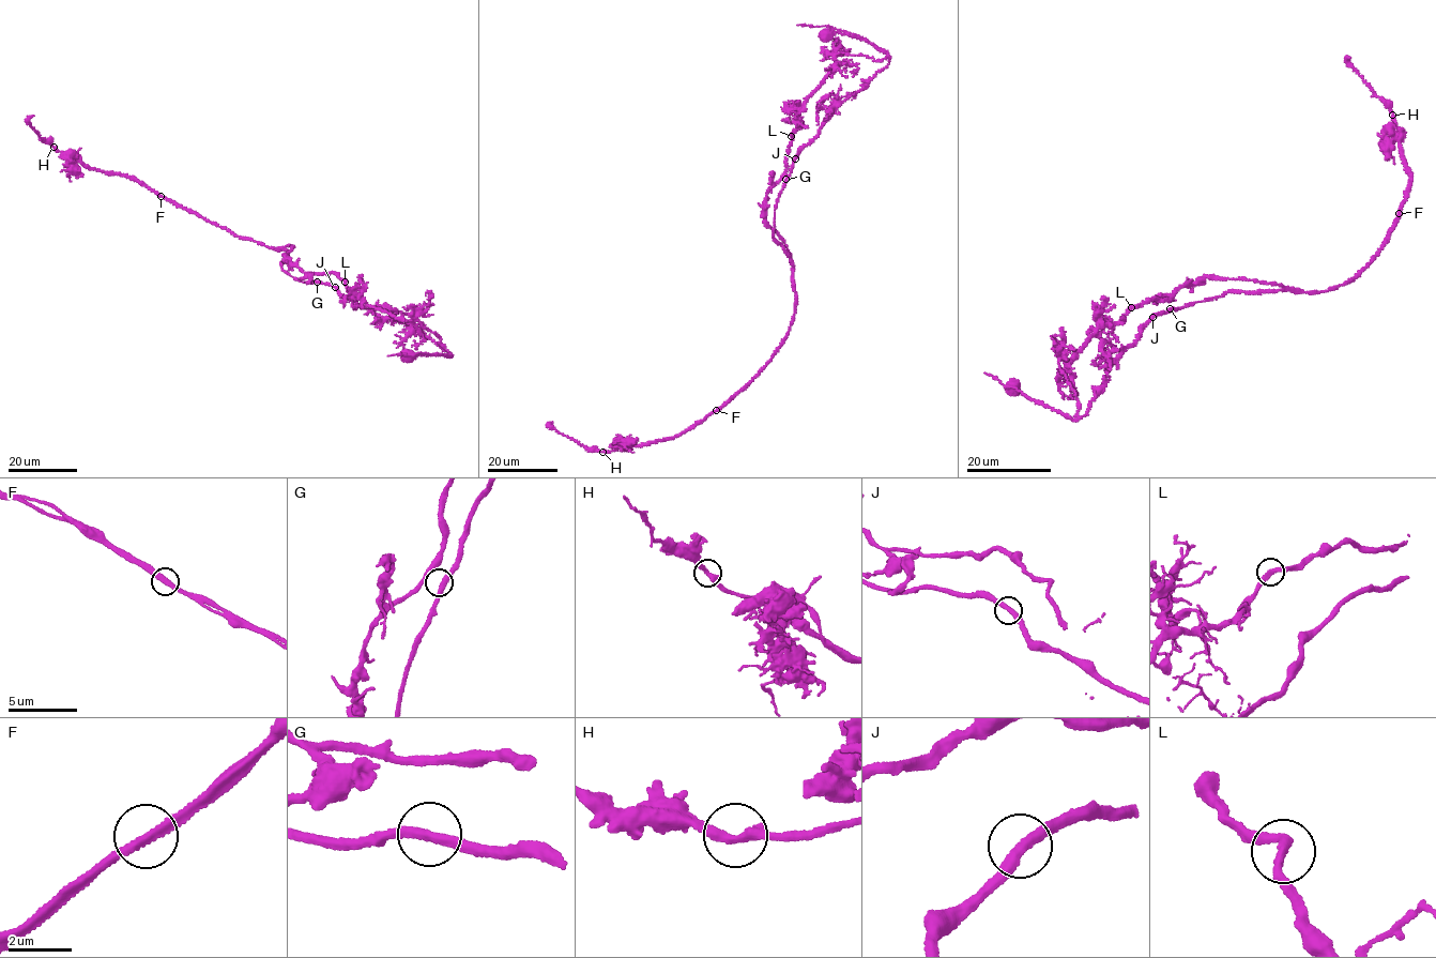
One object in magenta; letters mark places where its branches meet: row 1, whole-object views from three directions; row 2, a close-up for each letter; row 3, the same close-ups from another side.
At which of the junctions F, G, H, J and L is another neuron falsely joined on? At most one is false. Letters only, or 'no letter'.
F

